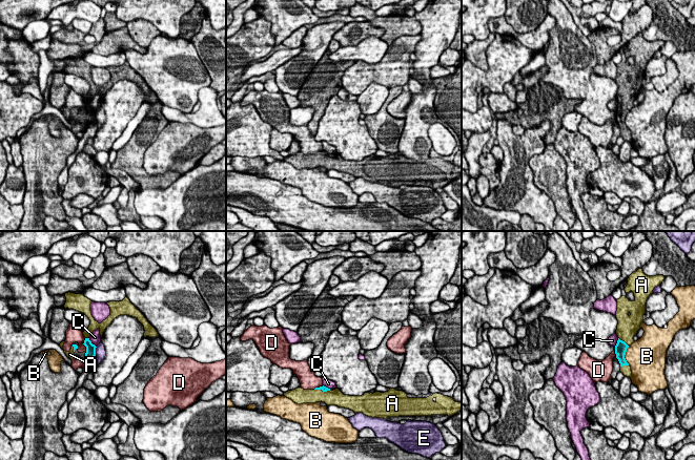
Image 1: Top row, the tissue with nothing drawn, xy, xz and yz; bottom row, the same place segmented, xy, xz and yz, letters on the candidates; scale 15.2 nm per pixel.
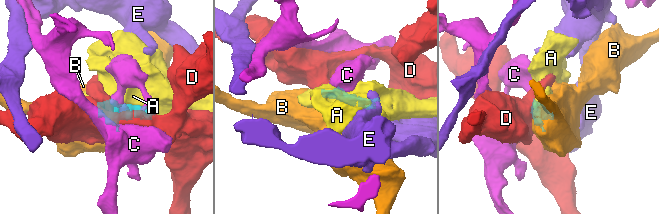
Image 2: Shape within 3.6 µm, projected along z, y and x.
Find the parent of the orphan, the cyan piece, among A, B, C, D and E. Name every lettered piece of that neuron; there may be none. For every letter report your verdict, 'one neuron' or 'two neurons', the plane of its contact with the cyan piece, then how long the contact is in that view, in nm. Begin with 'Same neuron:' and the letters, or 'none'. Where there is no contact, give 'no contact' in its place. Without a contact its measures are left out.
Same neuron: A
A: one neuron; meets cyan in yz; contact 200 nm long
B: two neurons; meets cyan in yz; contact 300 nm long
C: two neurons; meets cyan in xy; contact 200 nm long
D: two neurons; meets cyan in yz; contact 150 nm long
E: two neurons; meets cyan in xy; contact 130 nm long

